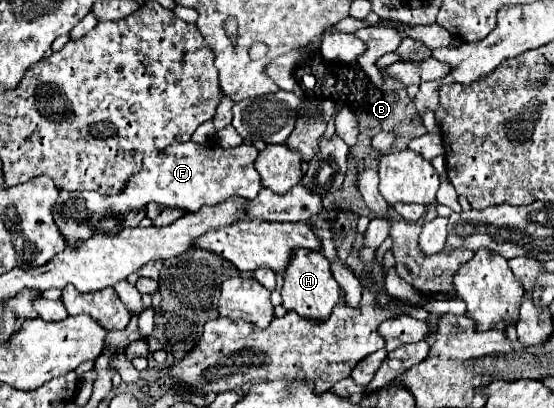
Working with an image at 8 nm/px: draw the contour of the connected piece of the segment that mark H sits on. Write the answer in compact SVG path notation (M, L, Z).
M296 249L292 263L284 271L284 287L282 287L282 307L286 311L296 311L304 319L312 321L326 321L334 309L342 301L342 291L332 277L330 261L320 251L308 251L308 249Z

